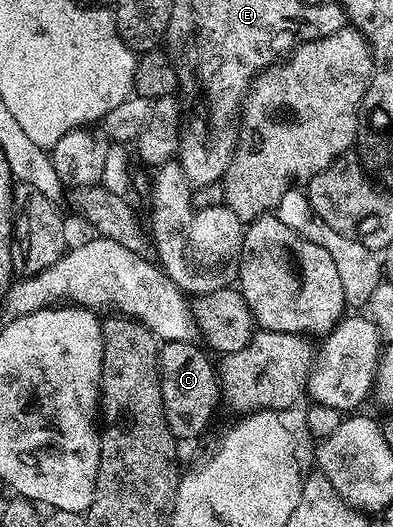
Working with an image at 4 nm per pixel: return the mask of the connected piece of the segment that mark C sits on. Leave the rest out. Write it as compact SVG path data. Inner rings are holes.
M165 342L158 351L158 374L162 406L168 427L179 442L198 437L210 425L214 412L220 406L220 373L210 362L209 352L201 353L195 342Z

